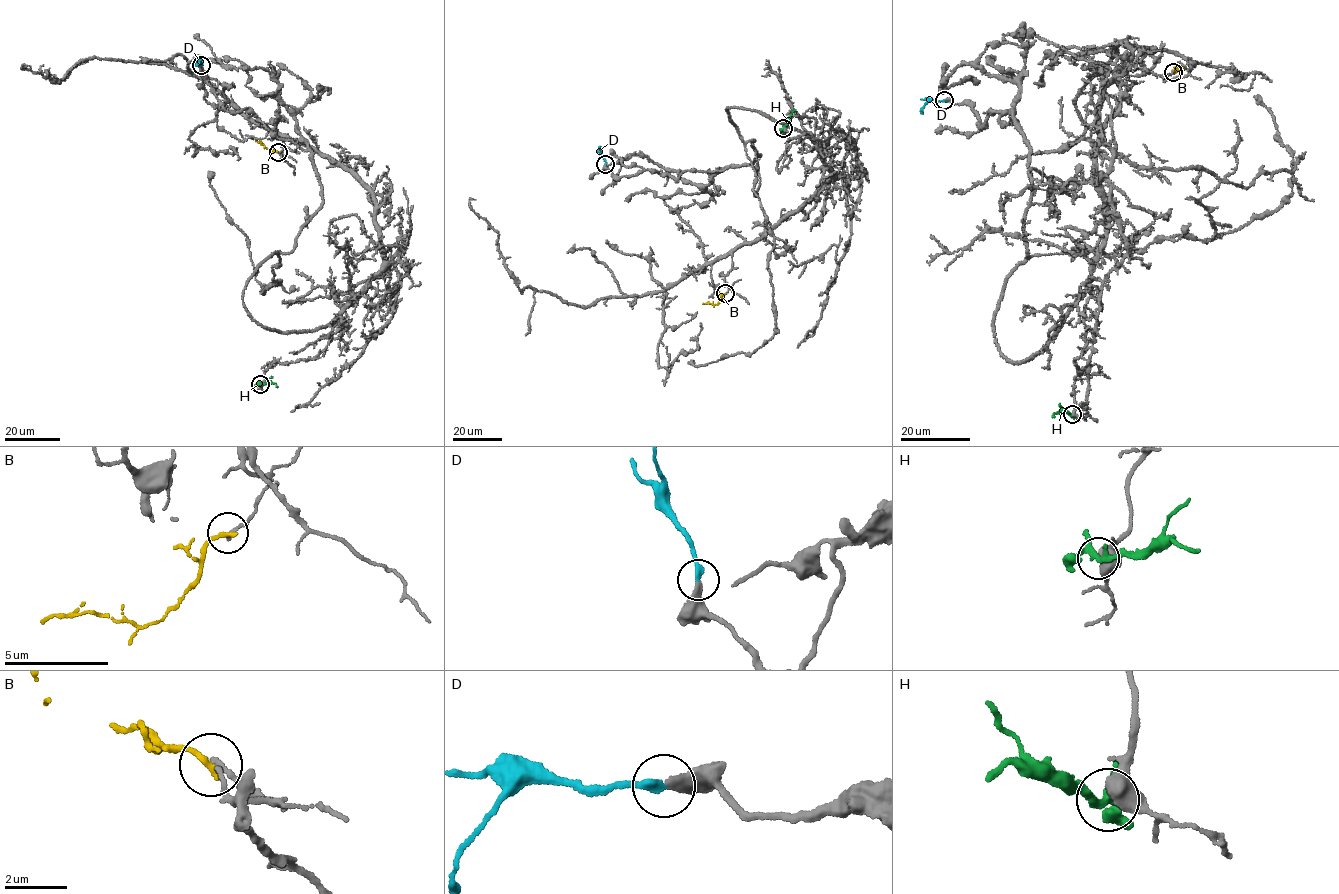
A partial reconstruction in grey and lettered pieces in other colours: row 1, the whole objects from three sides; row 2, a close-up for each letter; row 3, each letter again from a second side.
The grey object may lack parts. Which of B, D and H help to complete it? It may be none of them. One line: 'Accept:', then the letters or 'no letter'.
Accept: D

